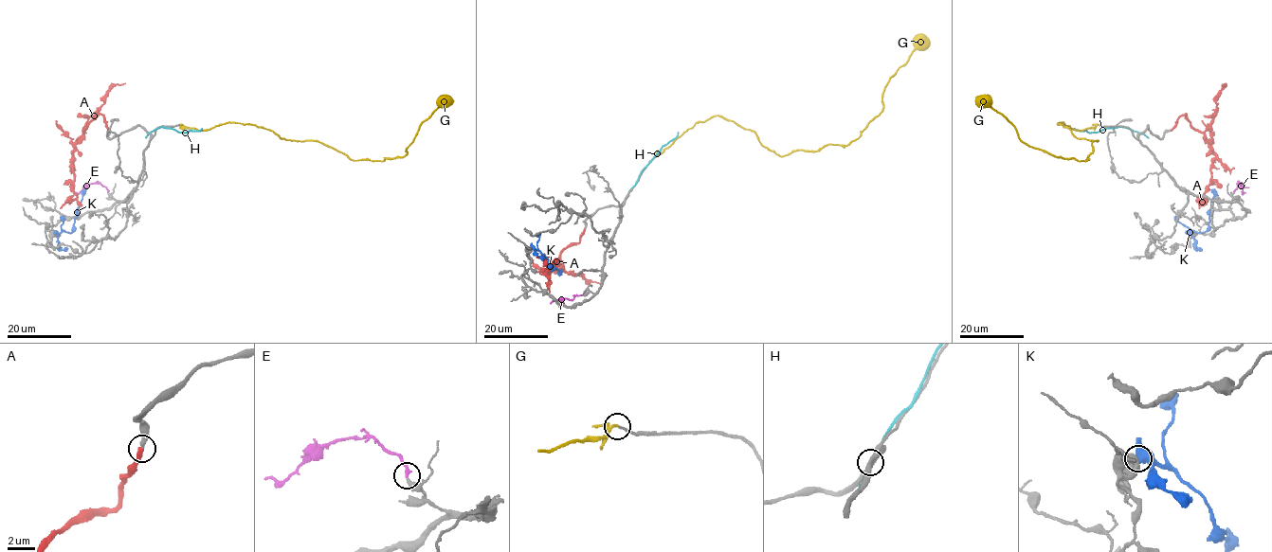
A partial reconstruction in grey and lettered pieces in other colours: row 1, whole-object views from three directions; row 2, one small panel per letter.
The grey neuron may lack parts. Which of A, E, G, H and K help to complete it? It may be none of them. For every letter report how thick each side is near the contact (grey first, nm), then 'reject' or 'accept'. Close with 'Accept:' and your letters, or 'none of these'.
A: 340 nm thick on the grey side, 340 nm on the other; accept
E: 300 nm thick on the grey side, 260 nm on the other; accept
G: 140 nm thick on the grey side, 140 nm on the other; accept
H: 360 nm thick on the grey side, 180 nm on the other; reject
K: 750 nm thick on the grey side, 650 nm on the other; reject
Accept: A, E, G

